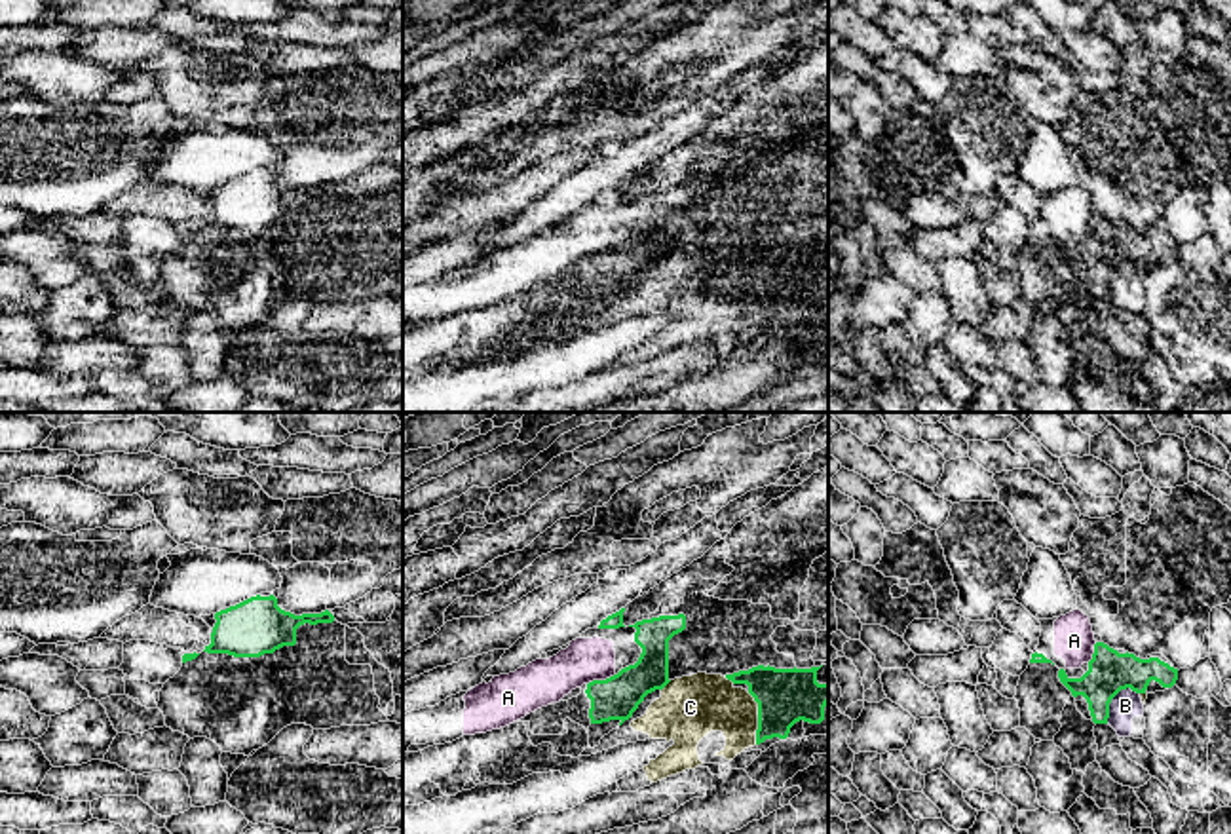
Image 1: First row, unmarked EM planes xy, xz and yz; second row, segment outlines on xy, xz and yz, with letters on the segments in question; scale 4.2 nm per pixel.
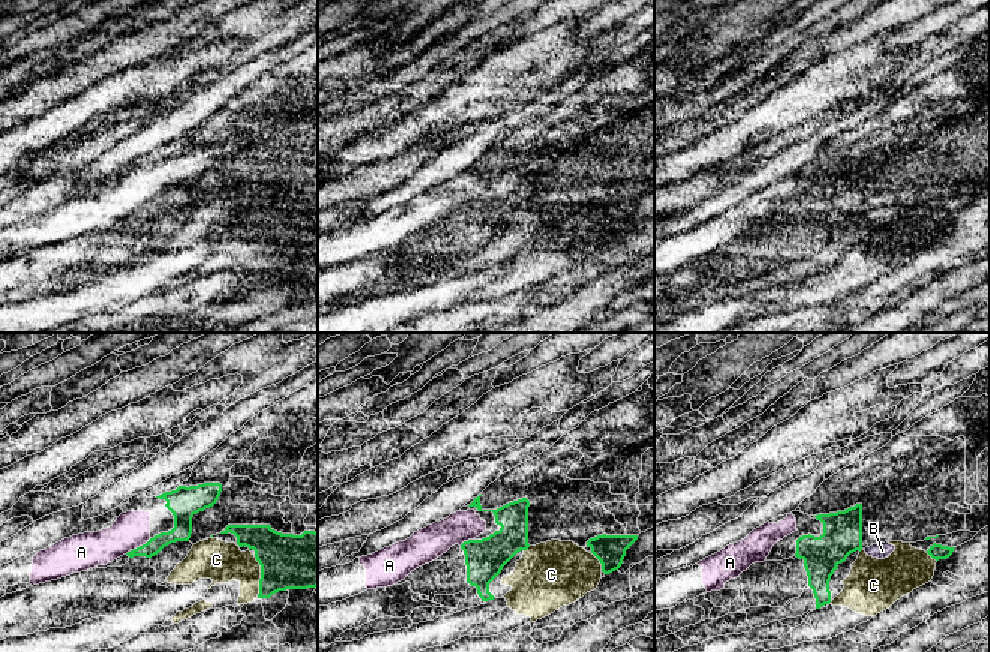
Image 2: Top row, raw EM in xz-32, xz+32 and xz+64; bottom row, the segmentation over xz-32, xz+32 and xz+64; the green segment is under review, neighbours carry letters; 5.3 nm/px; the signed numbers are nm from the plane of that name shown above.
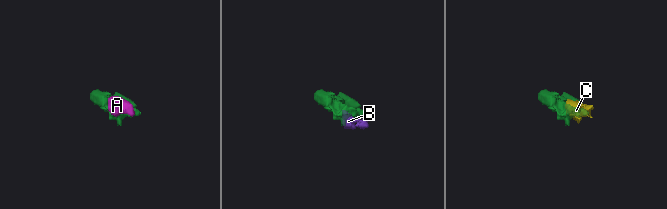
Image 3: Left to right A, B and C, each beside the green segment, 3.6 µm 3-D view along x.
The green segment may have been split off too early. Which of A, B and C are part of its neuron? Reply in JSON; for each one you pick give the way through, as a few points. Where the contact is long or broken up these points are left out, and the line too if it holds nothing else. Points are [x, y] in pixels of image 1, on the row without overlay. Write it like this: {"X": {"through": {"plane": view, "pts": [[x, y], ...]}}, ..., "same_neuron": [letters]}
{"A": {"through": {"plane": "xz", "pts": [[616, 272], [601, 255], [559, 249], [542, 257]]}}, "same_neuron": ["A"]}

